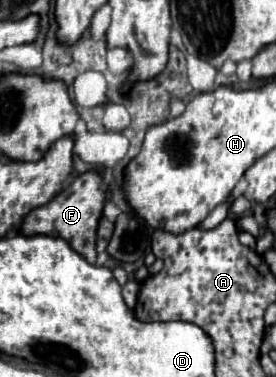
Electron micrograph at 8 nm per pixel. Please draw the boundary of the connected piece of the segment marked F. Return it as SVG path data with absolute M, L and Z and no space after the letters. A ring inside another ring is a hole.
M95 171L77 175L47 205L33 209L25 217L19 233L25 233L27 237L31 237L33 233L55 233L57 231L57 235L65 237L65 241L69 241L69 245L73 245L73 249L77 249L77 253L81 253L81 257L85 257L85 261L95 263L95 257L97 257L95 231L97 231L97 221L101 217L101 209L105 203L105 193L101 193L99 183L101 183L101 175L97 175Z

